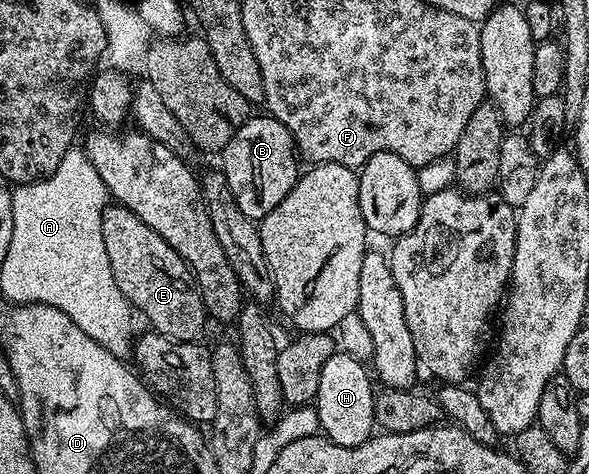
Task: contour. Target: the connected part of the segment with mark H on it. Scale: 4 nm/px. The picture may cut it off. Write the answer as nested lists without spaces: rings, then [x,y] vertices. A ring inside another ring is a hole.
[[[335,351],[328,359],[328,363],[324,363],[324,371],[320,371],[316,408],[319,430],[329,441],[340,447],[360,447],[375,436],[376,388],[374,389],[373,384],[375,385],[375,382],[372,380],[371,370],[363,362],[352,359],[352,355]]]

